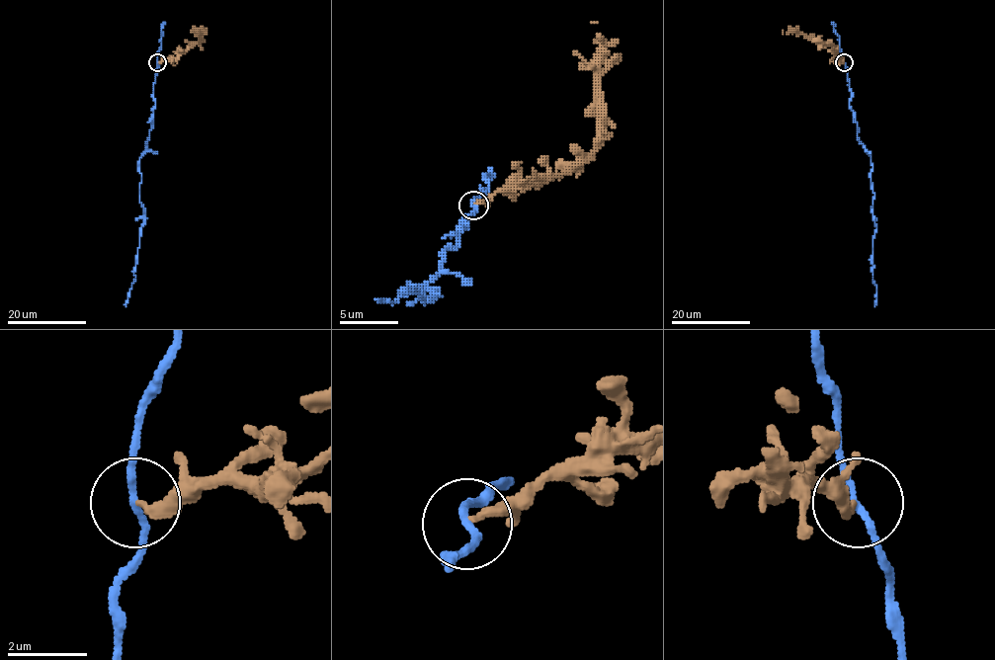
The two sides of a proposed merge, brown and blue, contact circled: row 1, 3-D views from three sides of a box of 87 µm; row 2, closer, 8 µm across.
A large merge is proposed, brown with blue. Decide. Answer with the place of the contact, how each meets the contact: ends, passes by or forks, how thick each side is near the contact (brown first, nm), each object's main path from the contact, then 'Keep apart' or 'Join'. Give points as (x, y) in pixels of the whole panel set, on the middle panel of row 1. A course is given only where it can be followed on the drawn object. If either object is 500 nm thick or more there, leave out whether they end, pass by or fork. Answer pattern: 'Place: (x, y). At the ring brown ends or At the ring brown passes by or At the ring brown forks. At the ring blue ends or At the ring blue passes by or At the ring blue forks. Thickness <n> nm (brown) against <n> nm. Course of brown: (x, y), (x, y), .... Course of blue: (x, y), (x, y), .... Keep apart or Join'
Place: (473, 206). At the ring brown ends. At the ring blue passes by. Thickness 240 nm (brown) against 160 nm. Course of brown: (474, 203), (567, 174), (594, 147), (597, 54), (603, 48), (597, 34), (597, 22), (594, 22). Course of blue: (474, 206), (416, 290), (425, 282), (422, 296), (434, 296), (410, 288), (398, 302), (377, 299). Keep apart

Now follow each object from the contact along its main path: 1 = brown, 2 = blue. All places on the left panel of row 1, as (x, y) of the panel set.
1: (158, 61), (175, 58), (198, 44), (201, 30), (199, 34), (198, 31)
2: (158, 61), (150, 138), (138, 164), (140, 202), (145, 218), (141, 227), (135, 281), (125, 306)

